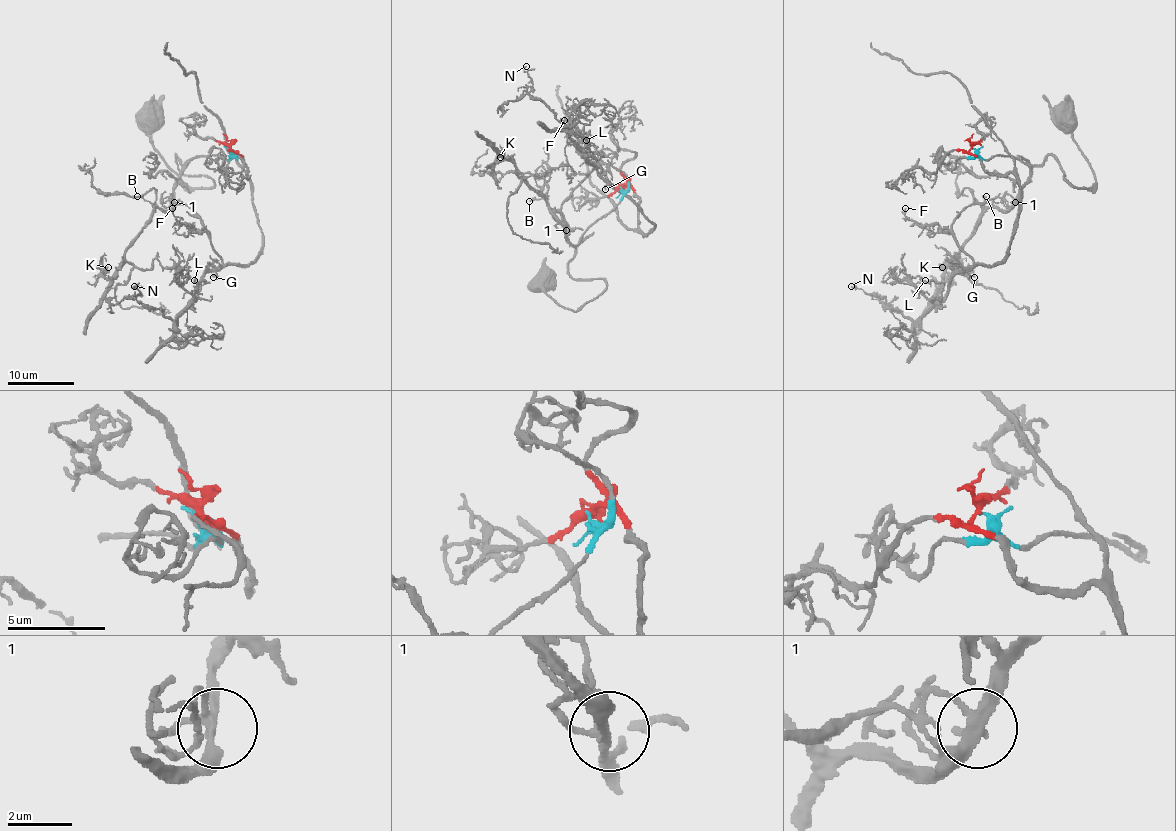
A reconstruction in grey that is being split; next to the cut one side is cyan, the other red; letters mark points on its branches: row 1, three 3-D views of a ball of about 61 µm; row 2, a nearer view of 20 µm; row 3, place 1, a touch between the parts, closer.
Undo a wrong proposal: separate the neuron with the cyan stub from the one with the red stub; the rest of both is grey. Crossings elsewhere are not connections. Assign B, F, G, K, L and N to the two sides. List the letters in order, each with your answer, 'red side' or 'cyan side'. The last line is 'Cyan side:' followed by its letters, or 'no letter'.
B: cyan side
F: red side
G: red side
K: cyan side
L: red side
N: red side
Cyan side: B, K

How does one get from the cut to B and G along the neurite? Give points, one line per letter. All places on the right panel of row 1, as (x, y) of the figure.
B: (971, 148), (988, 159), (1013, 156), (1029, 168), (1021, 194), (1008, 209), (988, 207), (983, 202), (986, 196)
G: (971, 148), (990, 173), (1011, 173), (1019, 207), (1010, 250), (991, 265), (975, 265), (968, 272), (975, 277)

